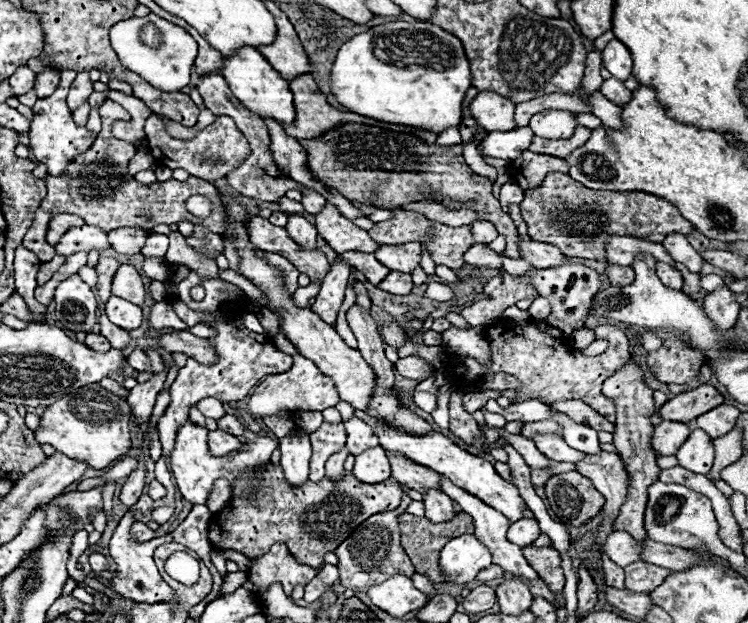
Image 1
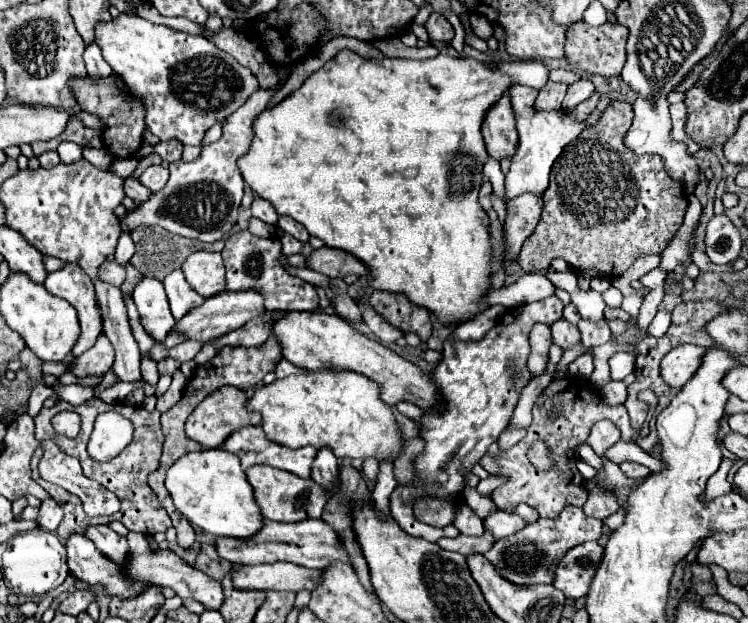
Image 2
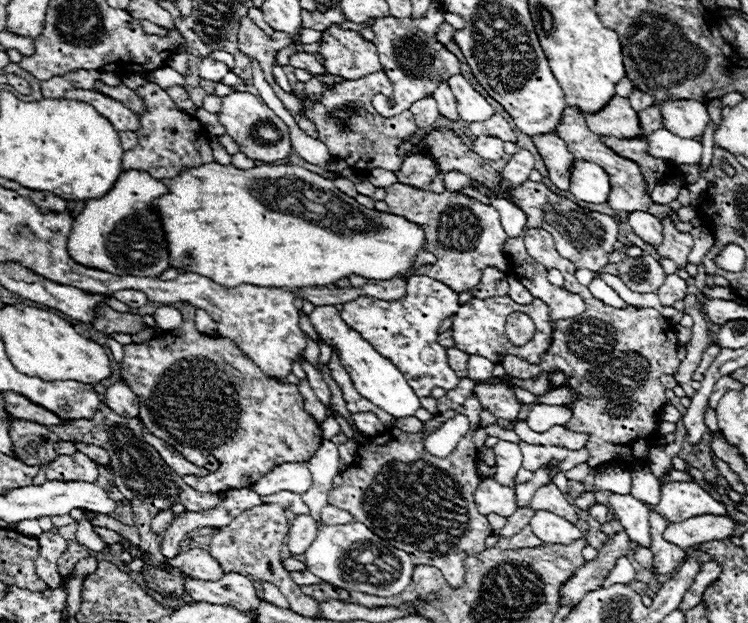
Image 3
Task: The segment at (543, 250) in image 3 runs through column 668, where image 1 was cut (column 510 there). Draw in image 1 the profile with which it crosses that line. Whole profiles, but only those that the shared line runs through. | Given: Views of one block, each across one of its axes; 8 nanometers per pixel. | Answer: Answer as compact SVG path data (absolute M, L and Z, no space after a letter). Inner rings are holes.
M502 320L486 330L486 340L492 348L492 362L488 364L488 370L516 376L522 382L522 388L518 388L520 400L584 400L598 414L614 422L616 408L614 402L602 394L602 382L630 360L630 344L624 332L620 332L616 326L596 326L594 334L596 338L606 338L610 346L600 356L584 356L572 350L570 340L566 338L562 338L560 350L560 338L542 332L532 320L524 320L522 324Z

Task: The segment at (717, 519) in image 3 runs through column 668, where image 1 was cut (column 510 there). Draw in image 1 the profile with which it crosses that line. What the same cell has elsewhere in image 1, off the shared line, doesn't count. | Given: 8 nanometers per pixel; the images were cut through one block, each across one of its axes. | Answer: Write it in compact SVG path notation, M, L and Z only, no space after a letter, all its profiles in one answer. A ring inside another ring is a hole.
M522 518L518 522L512 522L508 528L508 540L518 544L518 546L530 546L538 536L540 536L540 528L538 522L532 518Z

